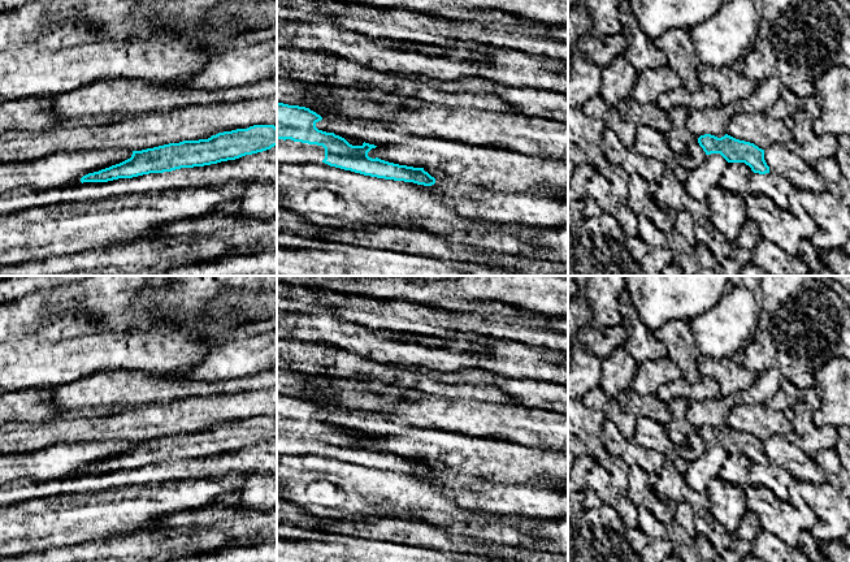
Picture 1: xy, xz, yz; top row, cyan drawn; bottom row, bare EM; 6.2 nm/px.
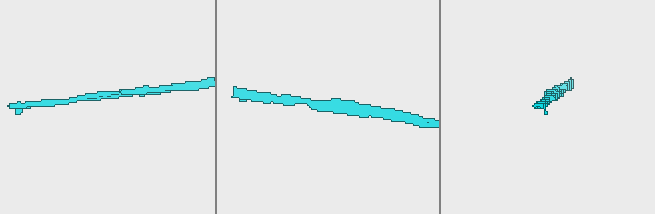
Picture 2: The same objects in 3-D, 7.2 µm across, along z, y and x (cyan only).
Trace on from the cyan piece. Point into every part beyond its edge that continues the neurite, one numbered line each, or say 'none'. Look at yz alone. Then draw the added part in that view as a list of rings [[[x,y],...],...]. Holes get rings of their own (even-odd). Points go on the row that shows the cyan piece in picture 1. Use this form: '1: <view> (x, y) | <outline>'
none

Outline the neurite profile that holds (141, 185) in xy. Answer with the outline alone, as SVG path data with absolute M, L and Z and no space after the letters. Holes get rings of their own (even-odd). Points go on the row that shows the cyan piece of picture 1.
M277 146L217 164L149 173L108 182L36 190L22 187L0 194L0 215L66 202L100 200L122 195L146 195L195 186L218 186L230 181L244 183L277 182Z

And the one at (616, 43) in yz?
M587 33L578 39L576 47L585 52L602 69L613 57L624 55L626 39L621 33L606 36L604 39Z

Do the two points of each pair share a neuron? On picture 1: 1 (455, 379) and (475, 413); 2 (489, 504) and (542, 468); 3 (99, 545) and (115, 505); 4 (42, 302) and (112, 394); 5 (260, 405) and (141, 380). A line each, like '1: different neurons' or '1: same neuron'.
1: different neurons
2: same neuron
3: different neurons
4: different neurons
5: different neurons

